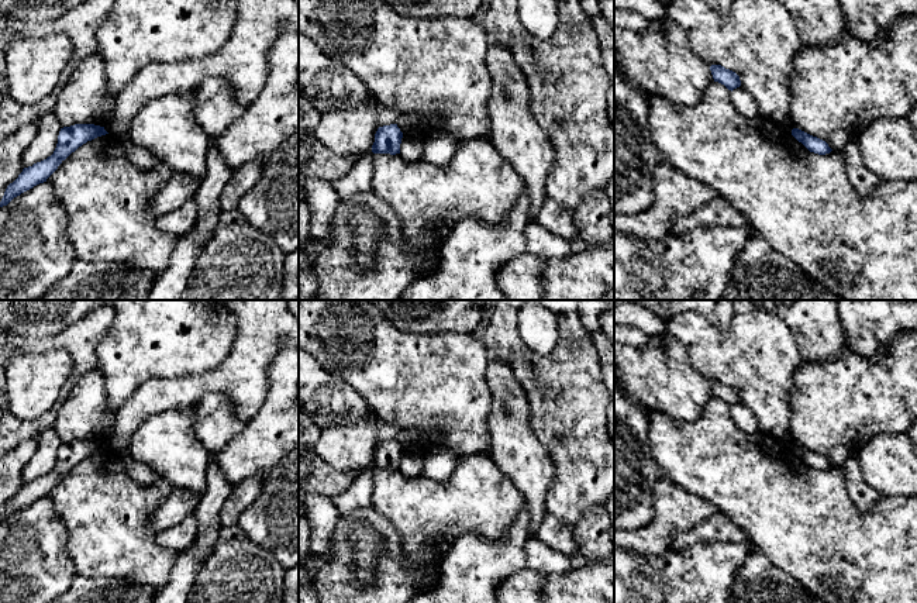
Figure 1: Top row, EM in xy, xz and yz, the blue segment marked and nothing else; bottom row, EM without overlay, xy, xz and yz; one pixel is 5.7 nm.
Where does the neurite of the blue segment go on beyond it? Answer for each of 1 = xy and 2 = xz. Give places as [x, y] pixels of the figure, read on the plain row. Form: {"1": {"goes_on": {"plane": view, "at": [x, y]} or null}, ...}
{"1": {"goes_on": null}, "2": {"goes_on": null}}

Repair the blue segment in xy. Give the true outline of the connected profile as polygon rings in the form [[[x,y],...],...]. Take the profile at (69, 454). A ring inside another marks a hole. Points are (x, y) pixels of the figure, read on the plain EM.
[[[75,440],[63,442],[58,451],[58,459],[51,472],[24,483],[18,493],[10,499],[0,517],[0,523],[7,521],[14,513],[46,497],[46,495],[58,485],[58,482],[79,462],[97,452],[108,449],[104,442],[94,440]]]

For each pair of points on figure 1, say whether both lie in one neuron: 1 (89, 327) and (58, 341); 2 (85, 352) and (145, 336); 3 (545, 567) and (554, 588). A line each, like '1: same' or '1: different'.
1: same
2: different
3: different

